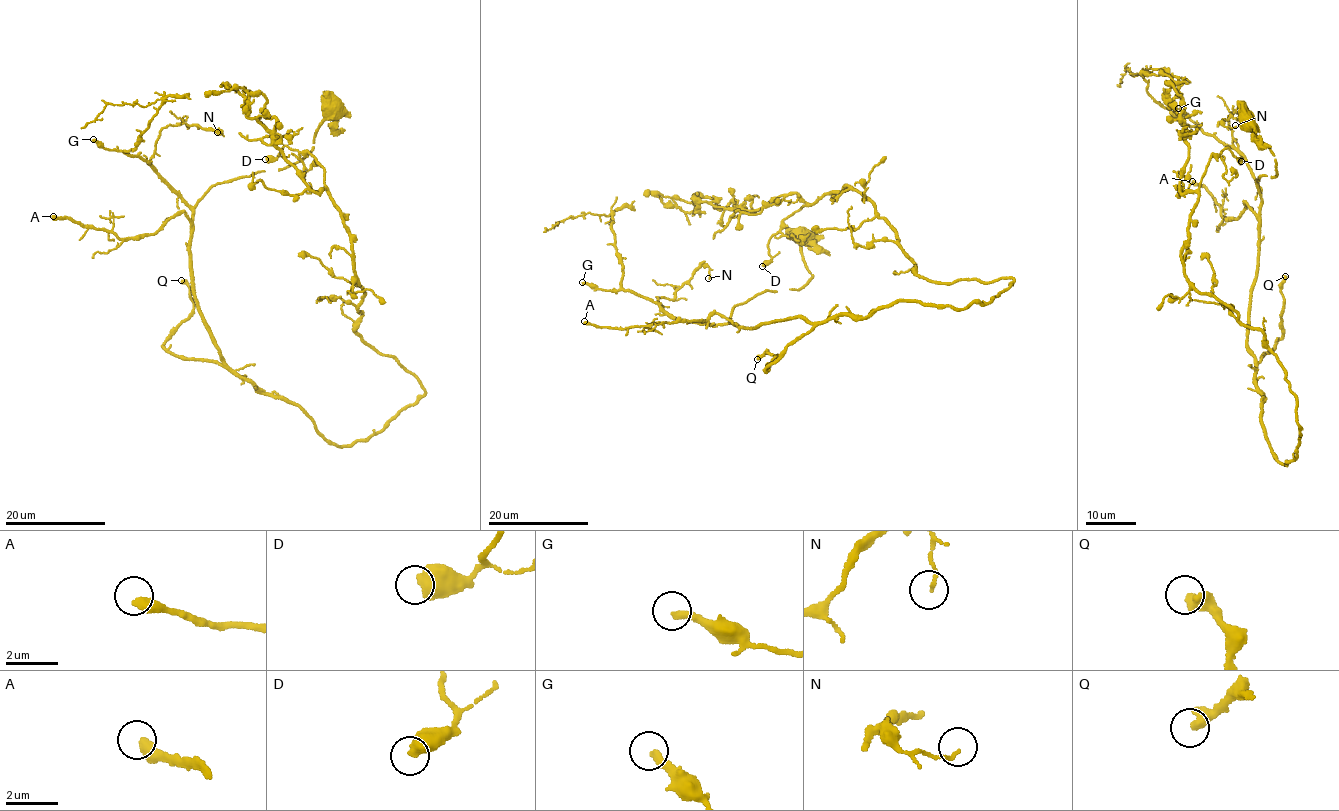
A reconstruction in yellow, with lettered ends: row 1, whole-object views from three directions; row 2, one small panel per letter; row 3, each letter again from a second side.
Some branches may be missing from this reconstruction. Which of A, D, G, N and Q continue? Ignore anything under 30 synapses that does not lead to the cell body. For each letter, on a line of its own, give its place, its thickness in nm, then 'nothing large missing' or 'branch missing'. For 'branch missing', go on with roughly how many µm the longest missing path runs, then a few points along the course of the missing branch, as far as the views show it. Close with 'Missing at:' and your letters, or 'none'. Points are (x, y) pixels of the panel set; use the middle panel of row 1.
A: at (584, 321); 480 nm thick; branch missing; about 50 µm are missing
D: at (762, 266); 600 nm thick; nothing large missing
G: at (582, 282); 280 nm thick; nothing large missing
N: at (708, 278); 120 nm thick; nothing large missing
Q: at (757, 359); 480 nm thick; nothing large missing
Missing at: A

